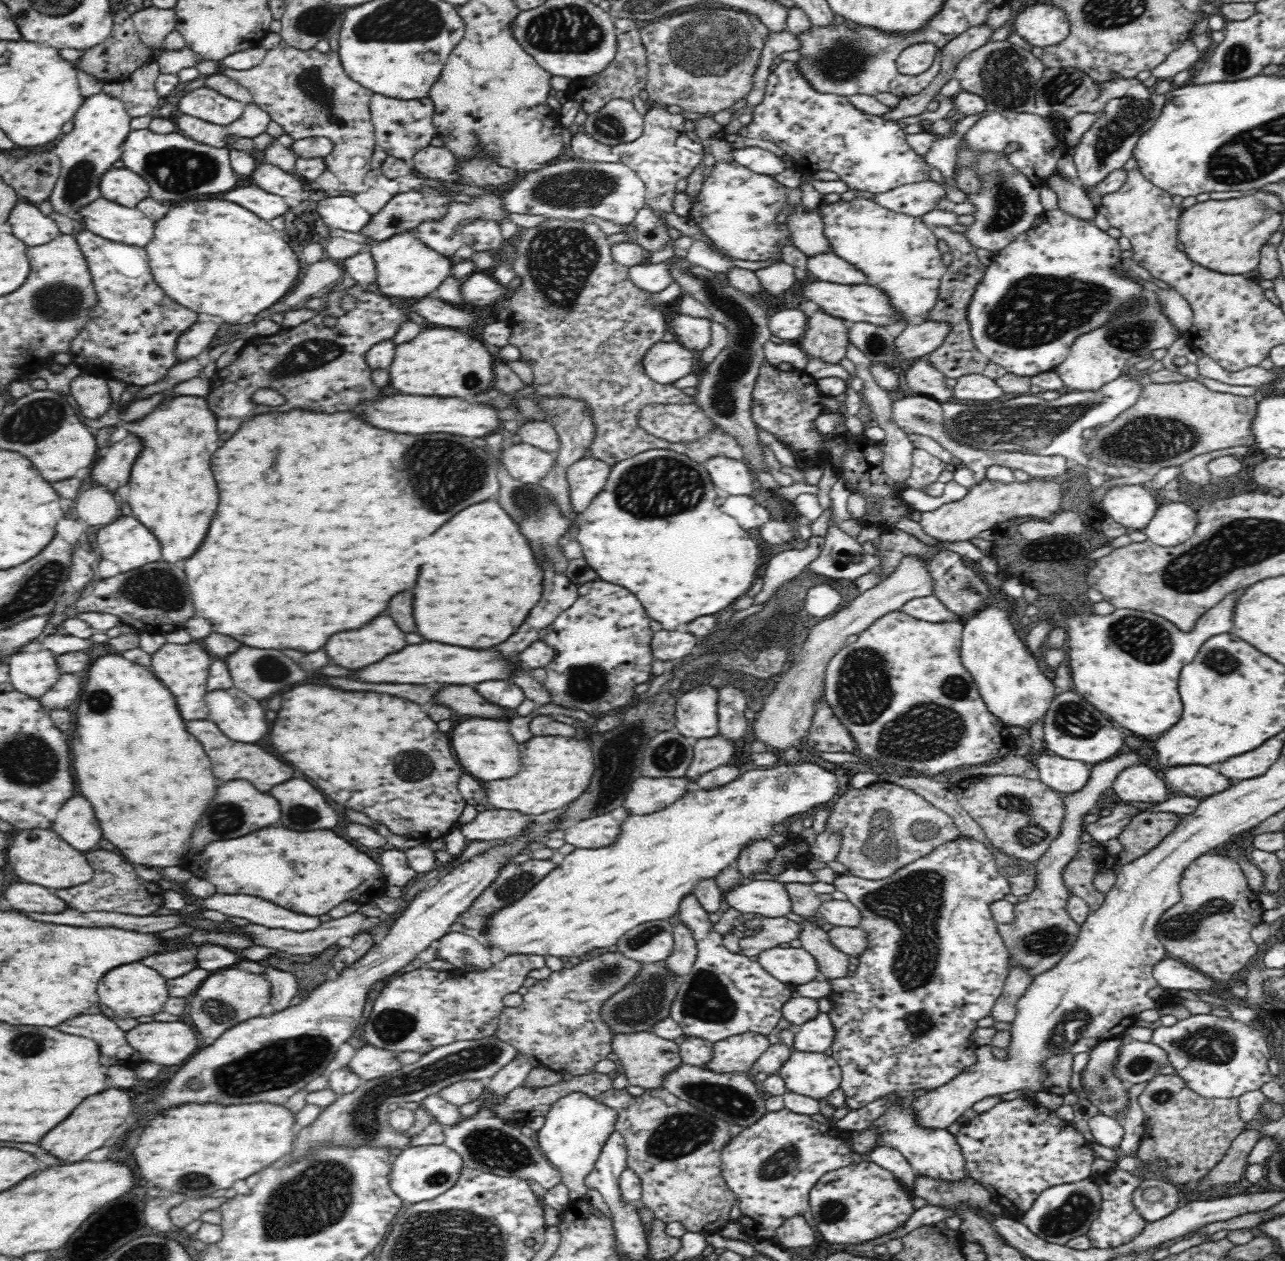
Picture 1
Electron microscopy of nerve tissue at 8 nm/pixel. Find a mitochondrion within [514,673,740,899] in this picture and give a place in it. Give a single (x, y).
(620, 773)

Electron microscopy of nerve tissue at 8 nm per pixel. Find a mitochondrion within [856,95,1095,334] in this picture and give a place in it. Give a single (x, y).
(1010, 206)

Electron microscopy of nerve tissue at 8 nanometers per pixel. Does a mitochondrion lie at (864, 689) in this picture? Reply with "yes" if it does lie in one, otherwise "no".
yes

